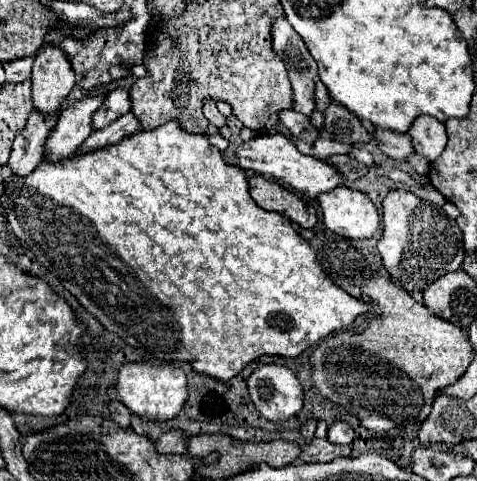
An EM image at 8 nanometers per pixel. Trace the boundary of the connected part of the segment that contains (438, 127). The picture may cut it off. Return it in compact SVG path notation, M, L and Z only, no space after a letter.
M428 115L416 117L416 121L410 125L408 135L412 137L412 145L416 153L424 155L428 161L434 161L446 145L446 129L444 125Z

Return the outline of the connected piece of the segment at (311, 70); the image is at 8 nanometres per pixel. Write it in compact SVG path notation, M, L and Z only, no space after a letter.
M286 19L274 21L272 45L288 69L288 77L294 91L292 109L310 117L314 111L314 79L318 75L316 61L308 53L302 37L292 29L292 25Z

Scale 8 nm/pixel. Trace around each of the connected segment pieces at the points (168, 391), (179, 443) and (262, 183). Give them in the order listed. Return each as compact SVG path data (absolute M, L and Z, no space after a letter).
M122 363L118 369L116 393L120 401L136 415L148 421L168 421L174 419L186 401L186 375L180 367L164 363L164 365L150 365L150 363Z
M170 429L166 433L160 435L160 439L156 441L156 447L160 453L186 453L188 435L182 429Z
M254 175L248 179L250 197L264 209L282 213L290 221L298 223L302 229L312 229L316 225L316 209L312 203L304 201L294 191L282 187L280 183Z

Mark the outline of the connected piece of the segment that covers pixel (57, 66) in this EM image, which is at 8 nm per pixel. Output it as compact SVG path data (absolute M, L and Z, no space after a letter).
M44 43L32 65L34 109L42 113L58 113L60 101L70 93L74 83L74 69L68 63L66 53L52 43Z

